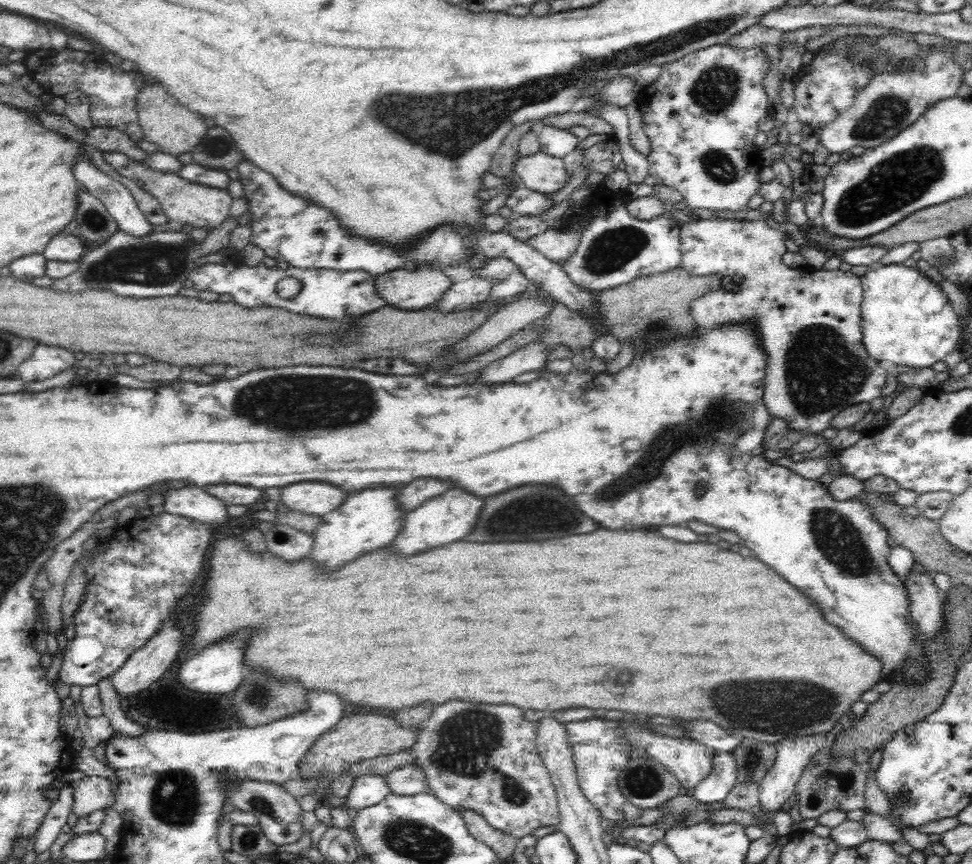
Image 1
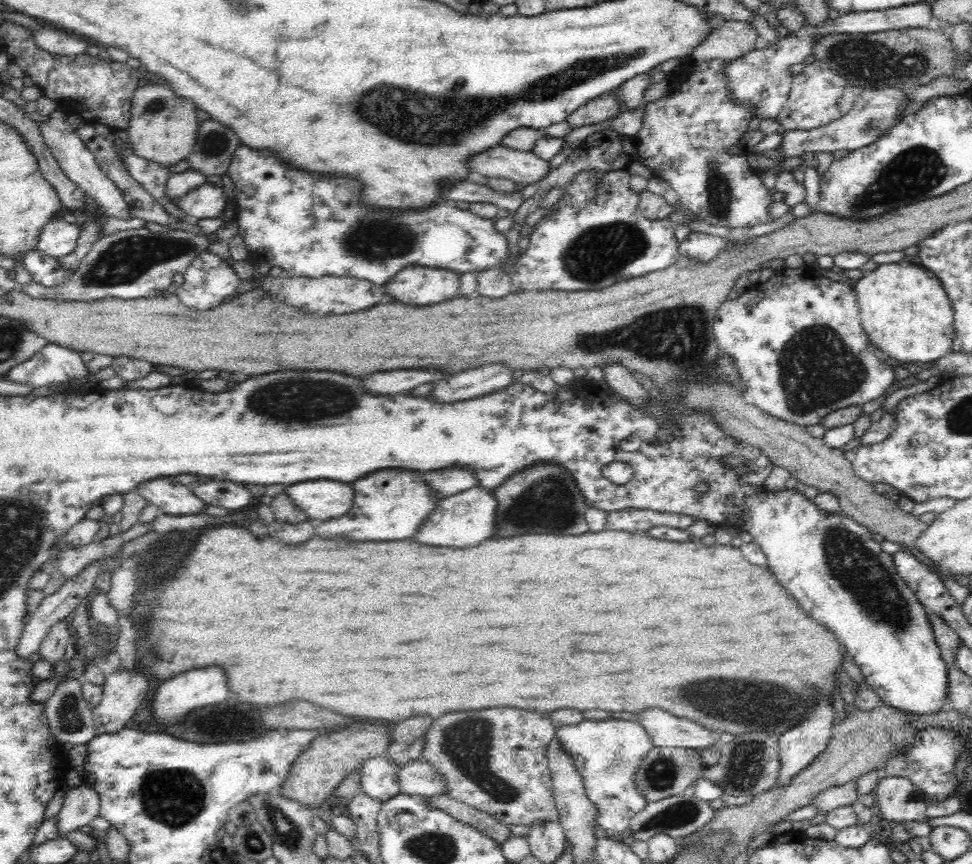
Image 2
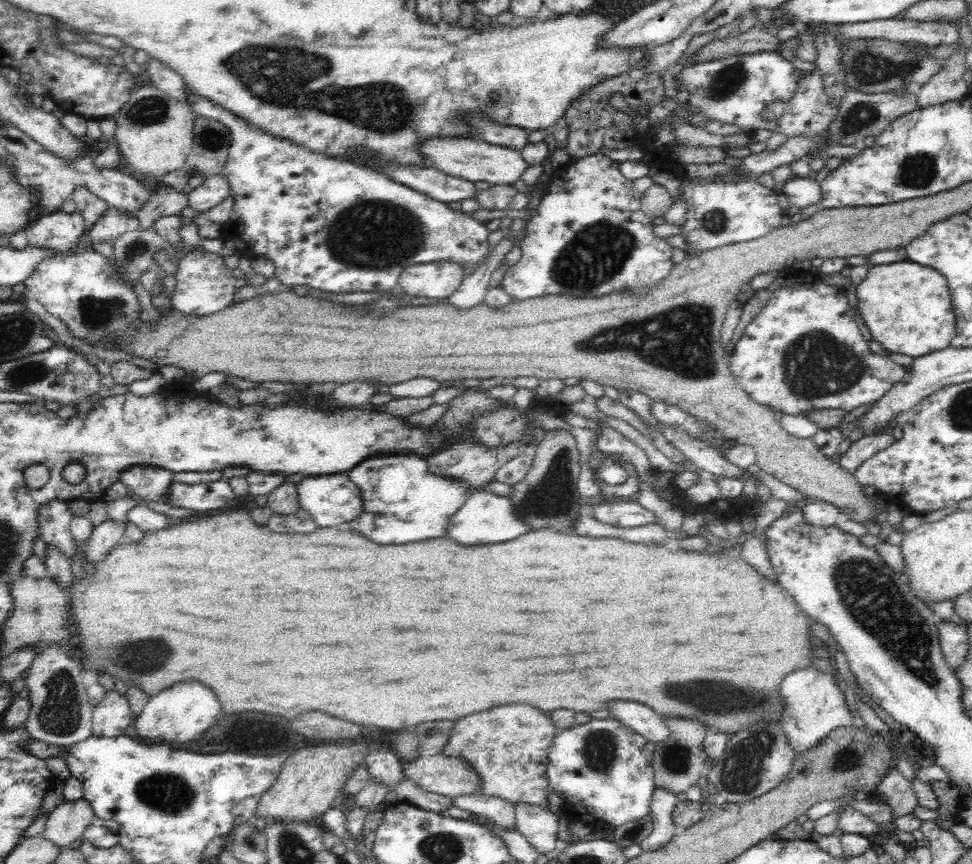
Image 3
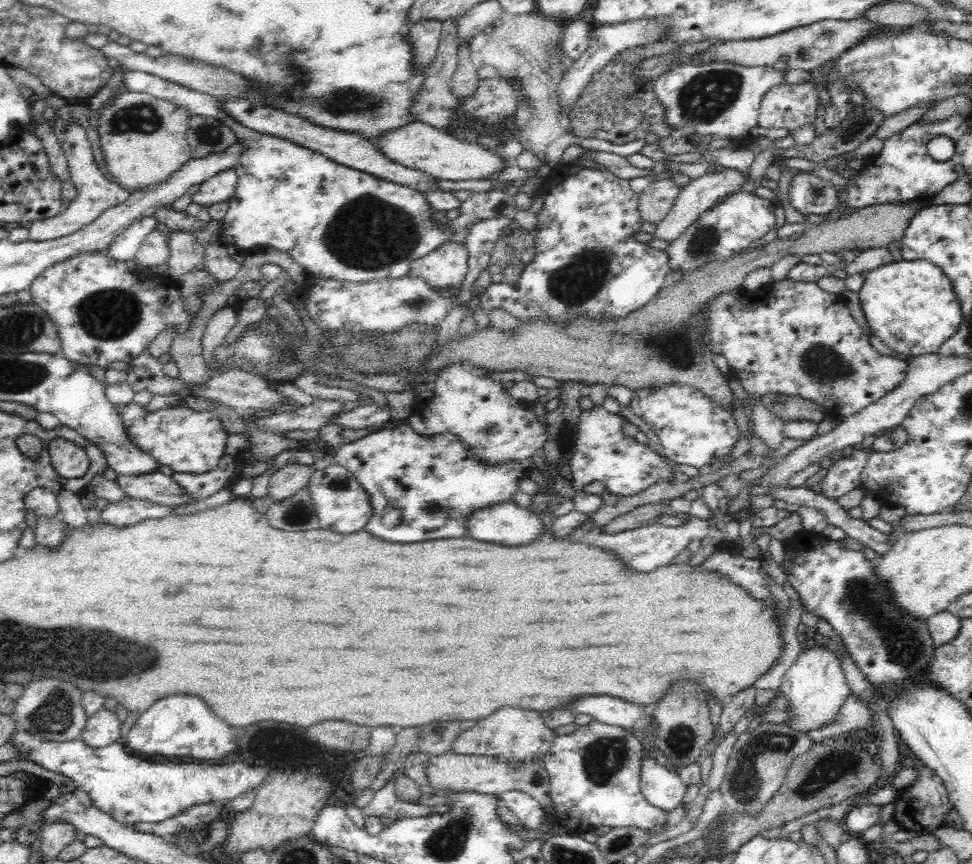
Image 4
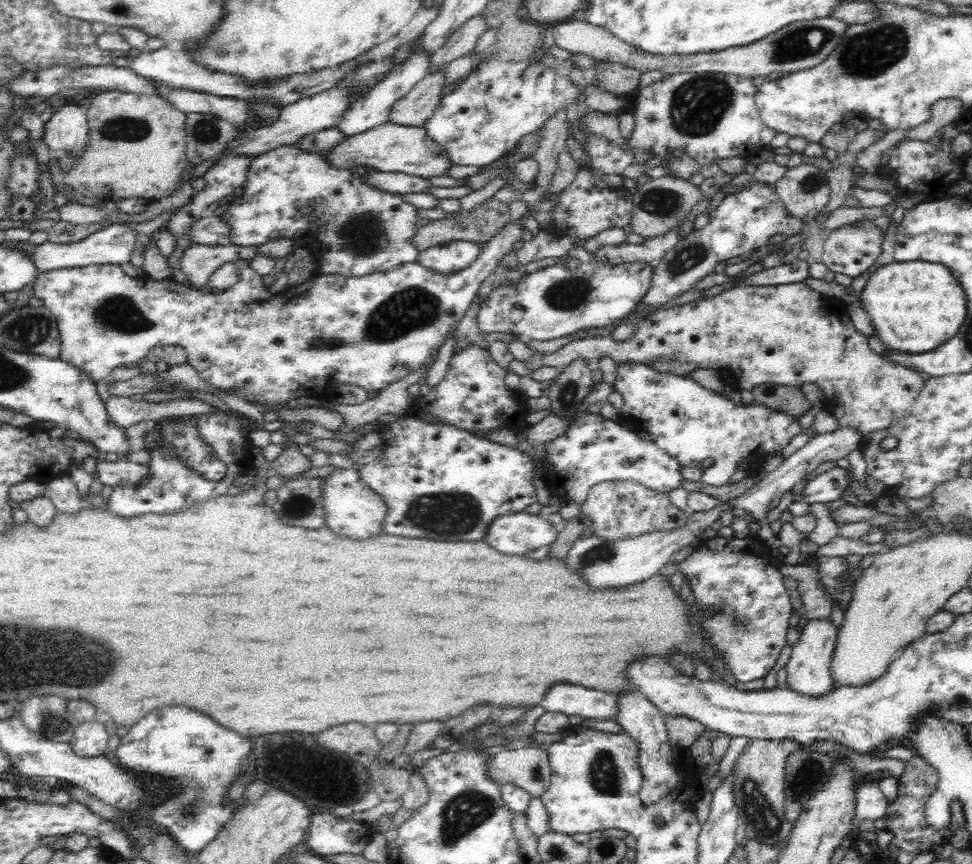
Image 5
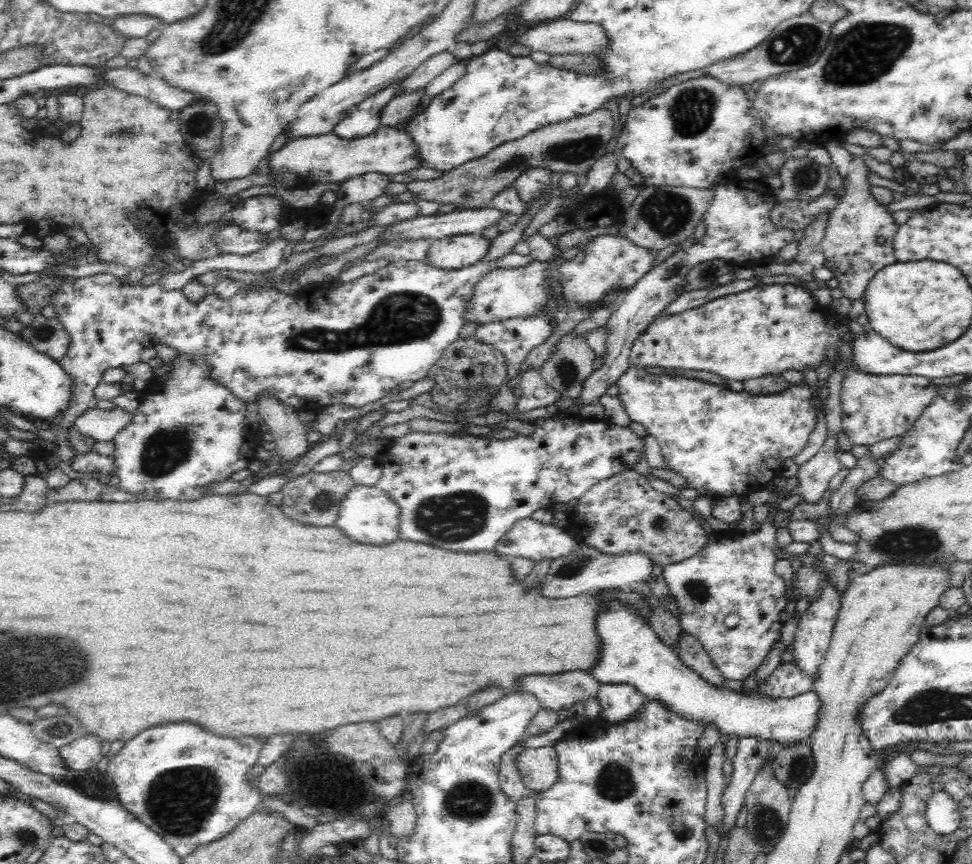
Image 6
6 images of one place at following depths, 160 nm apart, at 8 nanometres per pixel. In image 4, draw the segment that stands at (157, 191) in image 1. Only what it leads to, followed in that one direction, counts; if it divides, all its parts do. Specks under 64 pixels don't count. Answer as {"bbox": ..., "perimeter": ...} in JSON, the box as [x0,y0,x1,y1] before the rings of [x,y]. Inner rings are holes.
{"bbox":[192,169,238,207],"perimeter":[[[235,169],[222,170],[203,182],[199,191],[192,195],[192,200],[206,207],[228,201],[236,190],[238,179]]]}

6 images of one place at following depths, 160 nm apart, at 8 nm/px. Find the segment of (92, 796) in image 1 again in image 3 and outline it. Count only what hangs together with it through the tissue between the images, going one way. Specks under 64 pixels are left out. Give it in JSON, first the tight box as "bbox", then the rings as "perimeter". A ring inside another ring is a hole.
{"bbox":[44,798,96,848],"perimeter":[[[83,798],[76,802],[58,805],[48,816],[44,826],[44,839],[58,848],[83,840],[83,833],[96,819],[90,803]]]}

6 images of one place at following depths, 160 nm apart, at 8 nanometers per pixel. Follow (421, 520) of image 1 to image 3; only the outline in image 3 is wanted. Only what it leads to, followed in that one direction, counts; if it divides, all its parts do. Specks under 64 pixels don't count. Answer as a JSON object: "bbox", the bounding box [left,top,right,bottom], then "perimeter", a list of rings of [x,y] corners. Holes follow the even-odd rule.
{"bbox":[447,491,531,546],"perimeter":[[[474,491],[451,518],[447,528],[448,538],[456,540],[458,544],[472,546],[472,544],[498,544],[514,540],[526,534],[531,526],[516,518],[510,498],[492,492]]]}

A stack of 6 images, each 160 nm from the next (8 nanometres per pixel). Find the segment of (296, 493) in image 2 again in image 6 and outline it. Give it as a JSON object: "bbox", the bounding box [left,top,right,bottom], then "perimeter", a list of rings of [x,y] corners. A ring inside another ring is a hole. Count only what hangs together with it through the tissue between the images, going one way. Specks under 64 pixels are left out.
{"bbox":[335,486,400,546],"perimeter":[[[354,486],[342,499],[335,526],[342,529],[354,542],[384,546],[400,539],[399,533],[400,507],[377,487]]]}

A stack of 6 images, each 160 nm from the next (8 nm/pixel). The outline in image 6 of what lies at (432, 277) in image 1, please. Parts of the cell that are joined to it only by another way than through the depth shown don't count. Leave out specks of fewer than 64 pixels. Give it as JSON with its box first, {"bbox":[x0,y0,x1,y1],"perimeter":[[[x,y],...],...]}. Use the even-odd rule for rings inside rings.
{"bbox":[426,234,492,270],"perimeter":[[[460,234],[433,240],[426,264],[441,270],[459,270],[480,262],[492,246],[492,240],[480,234]]]}

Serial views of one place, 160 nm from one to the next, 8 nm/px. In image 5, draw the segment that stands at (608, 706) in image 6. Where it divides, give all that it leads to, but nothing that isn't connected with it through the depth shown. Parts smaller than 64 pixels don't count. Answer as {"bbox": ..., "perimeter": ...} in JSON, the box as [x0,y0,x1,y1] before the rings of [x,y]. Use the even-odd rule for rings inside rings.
{"bbox":[615,689,678,807],"perimeter":[[[625,689],[616,693],[618,713],[615,722],[622,727],[624,735],[632,737],[640,745],[640,767],[643,783],[639,799],[644,807],[654,804],[662,794],[678,784],[678,765],[671,751],[668,730],[663,722],[664,716],[640,692]]]}

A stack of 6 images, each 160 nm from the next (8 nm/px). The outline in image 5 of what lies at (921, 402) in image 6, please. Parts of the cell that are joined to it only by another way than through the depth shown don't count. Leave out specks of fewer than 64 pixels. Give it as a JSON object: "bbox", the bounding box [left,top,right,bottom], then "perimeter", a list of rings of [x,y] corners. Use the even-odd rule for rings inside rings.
{"bbox":[509,282,925,438],"perimeter":[[[804,282],[777,286],[738,286],[712,298],[696,299],[687,304],[658,309],[639,324],[632,339],[623,343],[612,341],[610,335],[573,340],[554,354],[543,355],[536,352],[529,363],[514,359],[509,364],[509,371],[526,376],[540,366],[559,370],[577,359],[595,364],[596,359],[608,357],[617,365],[640,363],[653,366],[656,361],[678,361],[698,365],[698,368],[710,368],[718,372],[723,382],[739,390],[752,390],[756,384],[764,382],[796,387],[804,382],[811,382],[821,389],[825,399],[831,398],[834,406],[844,408],[842,412],[846,413],[840,419],[841,426],[857,429],[864,438],[873,432],[886,432],[889,426],[908,416],[925,385],[924,379],[917,372],[882,359],[883,356],[870,350],[868,343],[867,337],[853,325],[840,300],[811,290]]]}

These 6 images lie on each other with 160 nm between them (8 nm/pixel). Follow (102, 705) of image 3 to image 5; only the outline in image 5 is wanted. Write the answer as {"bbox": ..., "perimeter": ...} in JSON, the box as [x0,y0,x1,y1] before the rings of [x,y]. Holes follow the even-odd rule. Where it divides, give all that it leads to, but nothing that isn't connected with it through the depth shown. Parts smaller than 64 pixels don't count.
{"bbox":[68,722,108,758],"perimeter":[[[100,722],[80,723],[68,744],[78,758],[98,758],[108,752],[108,734]]]}

